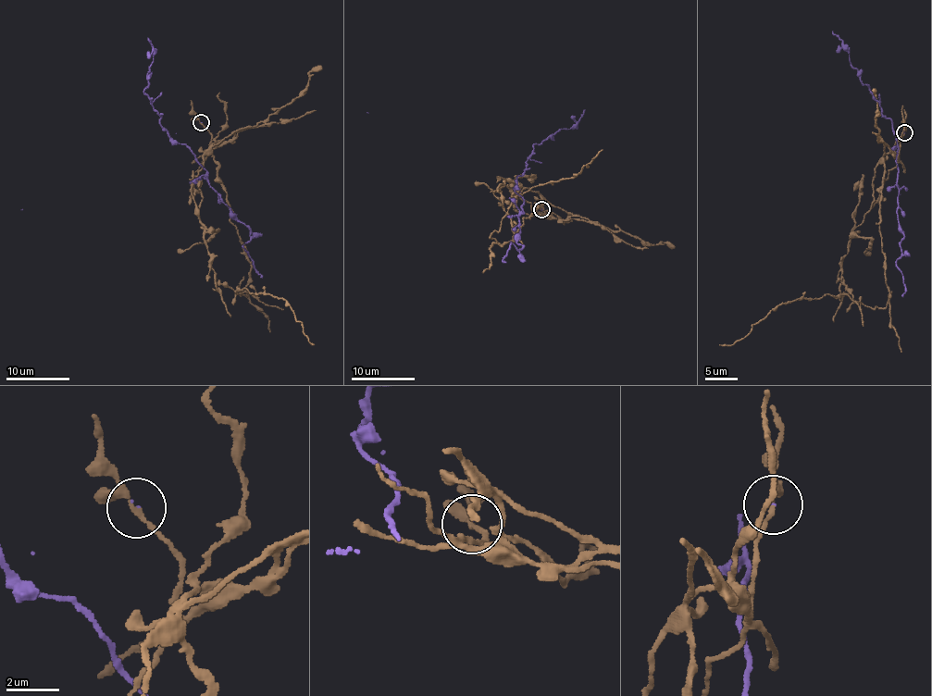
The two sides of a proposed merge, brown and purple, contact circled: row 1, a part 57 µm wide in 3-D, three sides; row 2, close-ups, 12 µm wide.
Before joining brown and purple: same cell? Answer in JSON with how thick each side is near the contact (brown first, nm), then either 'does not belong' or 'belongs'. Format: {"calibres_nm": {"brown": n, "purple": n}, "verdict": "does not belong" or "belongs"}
{"calibres_nm": {"brown": 170, "purple": 50}, "verdict": "does not belong"}

